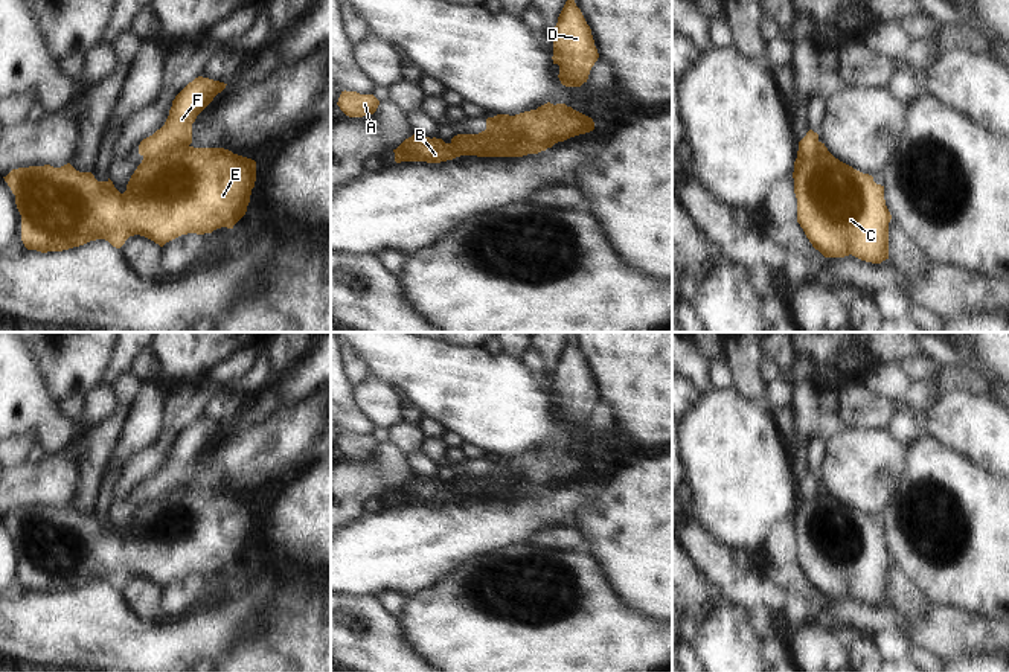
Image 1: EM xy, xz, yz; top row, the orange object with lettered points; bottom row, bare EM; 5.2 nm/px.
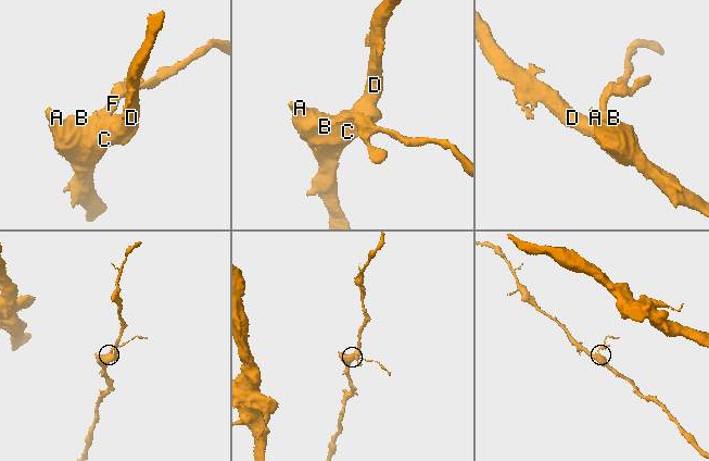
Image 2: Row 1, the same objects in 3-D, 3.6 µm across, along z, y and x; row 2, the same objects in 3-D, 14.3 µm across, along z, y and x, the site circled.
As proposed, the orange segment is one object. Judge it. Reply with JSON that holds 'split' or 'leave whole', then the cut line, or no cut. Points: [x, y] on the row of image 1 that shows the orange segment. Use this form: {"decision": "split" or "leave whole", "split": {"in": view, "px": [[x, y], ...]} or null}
{"decision": "split", "split": {"in": "xy", "px": [[189, 147], [182, 151], [166, 151], [154, 157], [144, 157]]}}

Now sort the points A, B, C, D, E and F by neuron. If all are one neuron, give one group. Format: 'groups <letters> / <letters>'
groups A B C D E / F

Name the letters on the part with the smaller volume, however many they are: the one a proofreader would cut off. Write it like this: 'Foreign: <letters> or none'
Foreign: F

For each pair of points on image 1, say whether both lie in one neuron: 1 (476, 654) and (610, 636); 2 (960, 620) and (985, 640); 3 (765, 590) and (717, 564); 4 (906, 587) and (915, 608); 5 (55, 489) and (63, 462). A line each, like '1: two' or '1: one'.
1: one
2: one
3: one
4: one
5: one

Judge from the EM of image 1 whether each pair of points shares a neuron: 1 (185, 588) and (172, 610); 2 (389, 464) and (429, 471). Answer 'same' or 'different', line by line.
1: same
2: different

